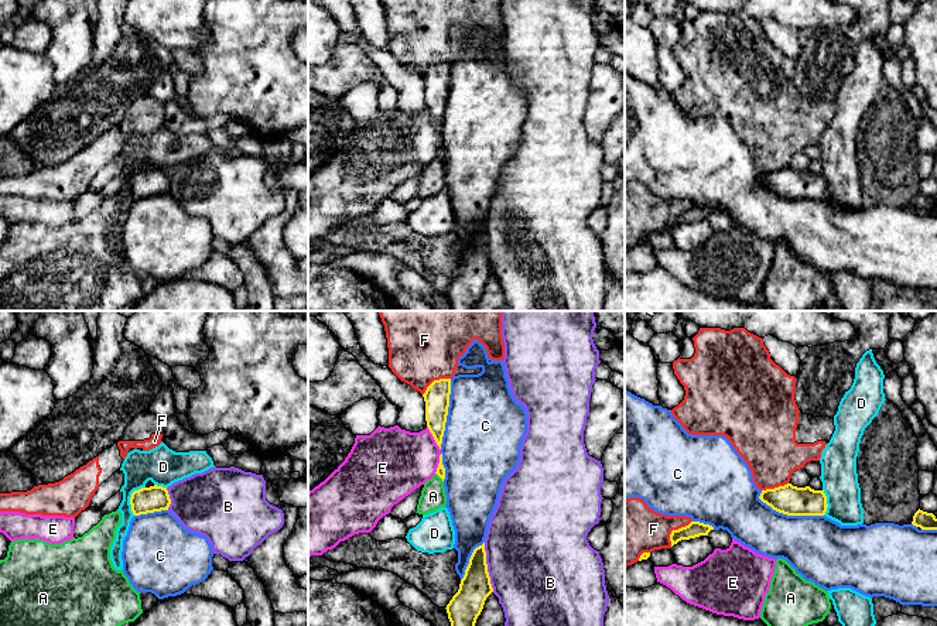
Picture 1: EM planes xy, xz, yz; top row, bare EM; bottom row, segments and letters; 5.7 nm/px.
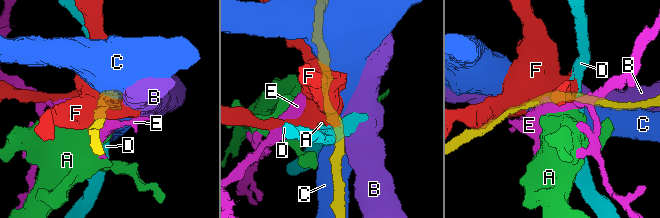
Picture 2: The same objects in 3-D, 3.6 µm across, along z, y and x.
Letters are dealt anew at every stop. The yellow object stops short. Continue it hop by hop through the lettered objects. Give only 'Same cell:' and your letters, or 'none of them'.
Same cell: none of them

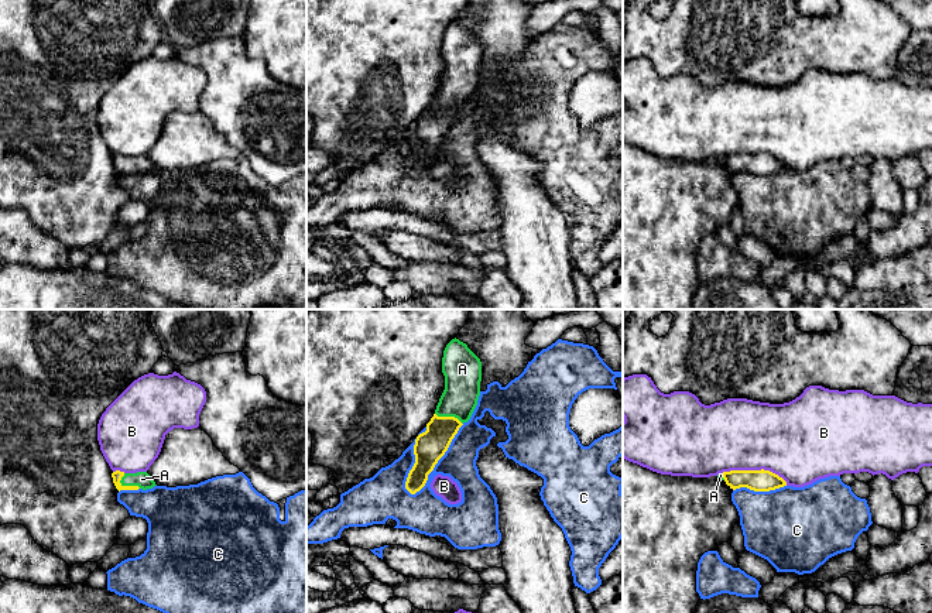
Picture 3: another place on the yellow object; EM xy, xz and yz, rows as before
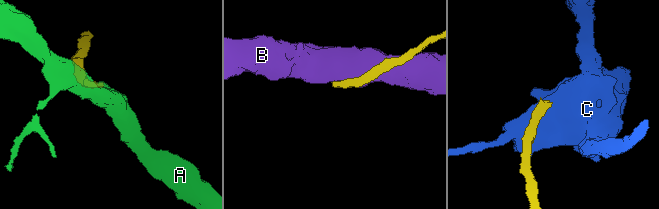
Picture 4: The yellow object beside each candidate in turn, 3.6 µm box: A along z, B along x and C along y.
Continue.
Same cell: A

